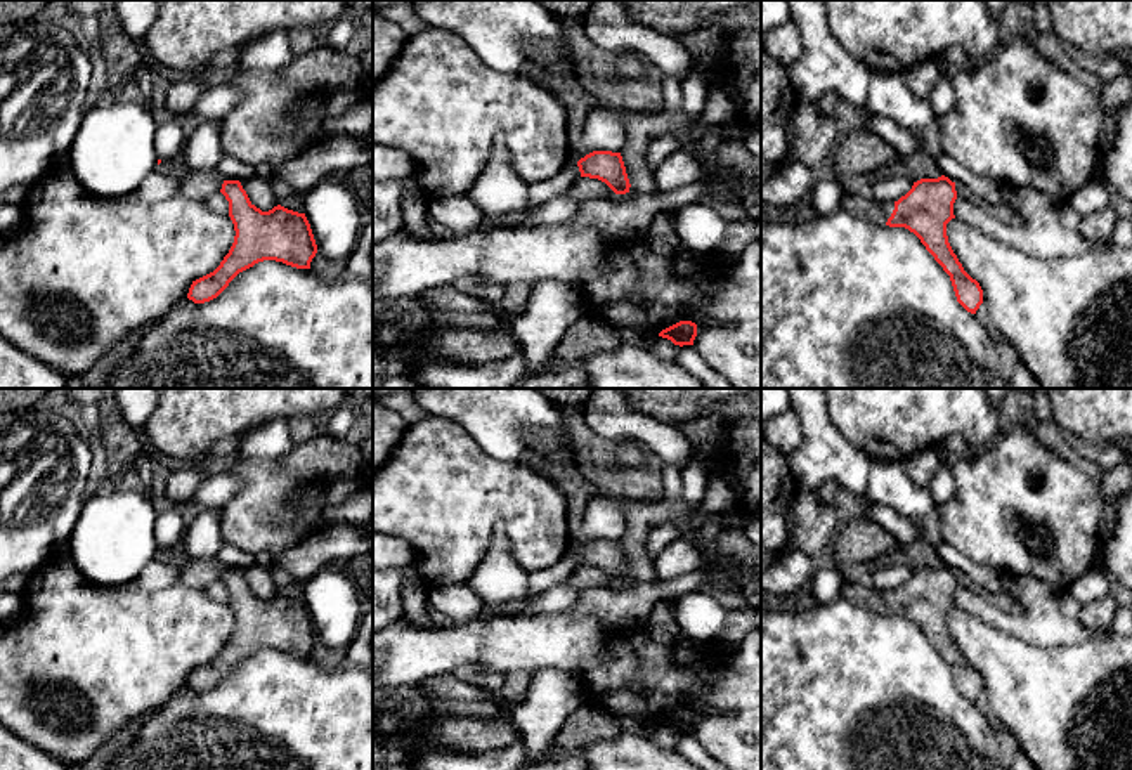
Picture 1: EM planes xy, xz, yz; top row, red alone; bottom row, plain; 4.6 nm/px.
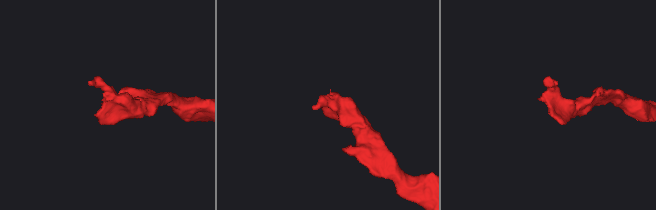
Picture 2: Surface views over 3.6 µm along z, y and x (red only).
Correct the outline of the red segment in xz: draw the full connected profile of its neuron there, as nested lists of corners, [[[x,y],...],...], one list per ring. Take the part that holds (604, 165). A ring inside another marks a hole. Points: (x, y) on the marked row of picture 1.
[[[593,151],[577,161],[581,177],[605,182],[615,194],[629,192],[629,179],[621,153]]]

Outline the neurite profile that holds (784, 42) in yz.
[[[789,21],[782,26],[771,28],[761,43],[761,47],[789,68],[803,50],[803,38],[797,26]]]

